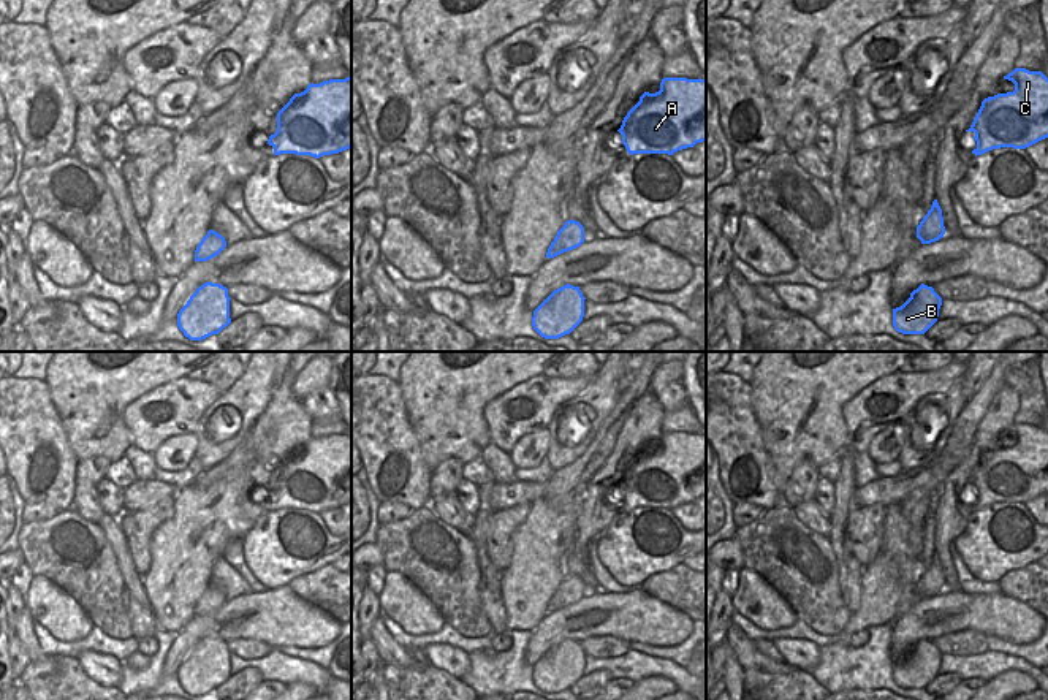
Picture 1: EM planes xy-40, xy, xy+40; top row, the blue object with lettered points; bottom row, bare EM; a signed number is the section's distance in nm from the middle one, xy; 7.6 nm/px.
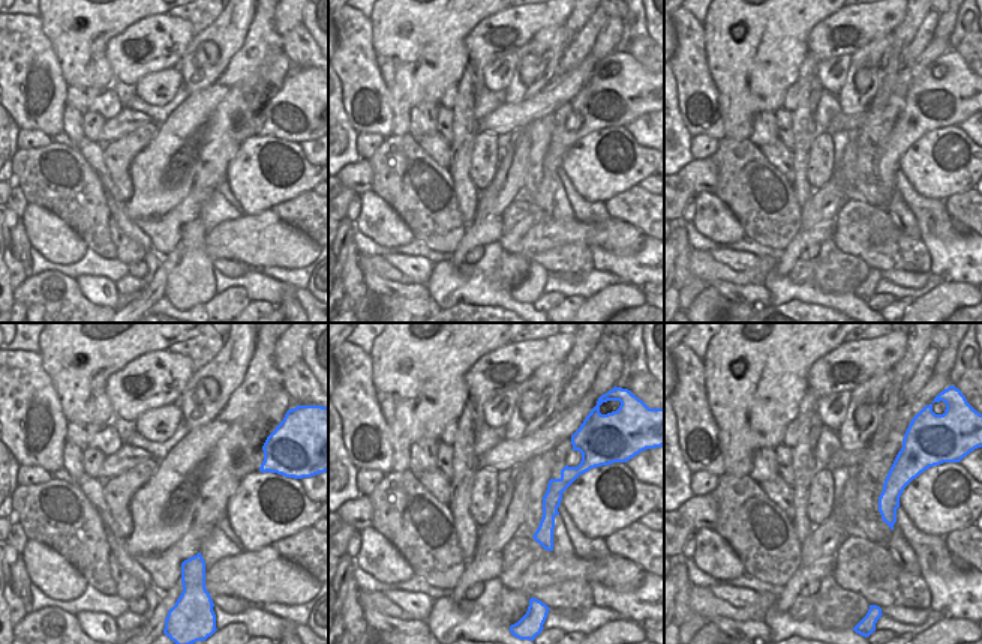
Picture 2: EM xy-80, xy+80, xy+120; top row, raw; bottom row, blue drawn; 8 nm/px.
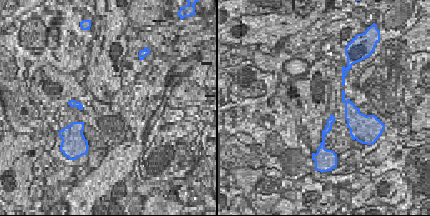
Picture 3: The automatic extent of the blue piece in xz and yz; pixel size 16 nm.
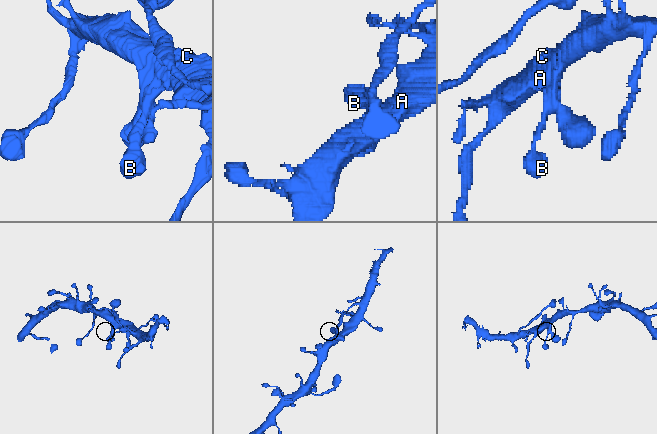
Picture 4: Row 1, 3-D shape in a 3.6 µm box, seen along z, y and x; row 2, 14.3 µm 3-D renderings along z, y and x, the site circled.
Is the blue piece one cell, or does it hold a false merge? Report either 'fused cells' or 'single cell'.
single cell

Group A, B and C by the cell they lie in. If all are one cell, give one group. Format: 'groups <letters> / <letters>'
groups A B C

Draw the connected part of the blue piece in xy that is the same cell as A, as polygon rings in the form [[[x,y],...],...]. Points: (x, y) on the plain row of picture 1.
[[[663,432],[660,445],[644,447],[627,467],[617,485],[622,499],[633,508],[668,508],[693,502],[706,496],[706,434]]]

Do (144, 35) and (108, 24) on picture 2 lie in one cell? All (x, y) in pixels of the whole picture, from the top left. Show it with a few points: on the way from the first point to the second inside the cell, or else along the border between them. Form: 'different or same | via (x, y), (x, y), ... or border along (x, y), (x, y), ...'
different | border along (153, 15), (116, 35), (105, 57)

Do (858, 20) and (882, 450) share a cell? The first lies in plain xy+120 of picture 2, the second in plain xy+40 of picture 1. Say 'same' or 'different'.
different

